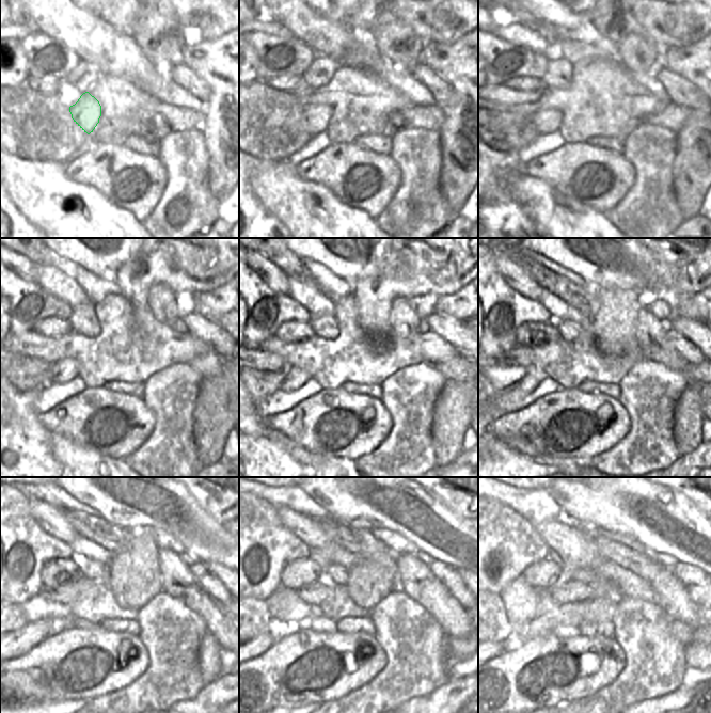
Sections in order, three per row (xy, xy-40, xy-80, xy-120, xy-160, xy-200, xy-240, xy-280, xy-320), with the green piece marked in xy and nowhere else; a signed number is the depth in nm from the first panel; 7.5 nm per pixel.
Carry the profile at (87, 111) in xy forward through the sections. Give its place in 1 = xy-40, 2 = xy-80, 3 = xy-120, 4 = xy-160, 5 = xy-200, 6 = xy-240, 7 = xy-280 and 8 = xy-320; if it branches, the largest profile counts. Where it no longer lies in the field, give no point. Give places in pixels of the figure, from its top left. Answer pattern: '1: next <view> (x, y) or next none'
1: next xy-40 (316, 117)
2: next xy-80 (547, 122)
3: next xy-120 (65, 369)
4: next xy-160 (295, 378)
5: next xy-200 (535, 376)
6: next xy-240 (40, 628)
7: next xy-280 (261, 648)
8: next xy-320 (500, 645)

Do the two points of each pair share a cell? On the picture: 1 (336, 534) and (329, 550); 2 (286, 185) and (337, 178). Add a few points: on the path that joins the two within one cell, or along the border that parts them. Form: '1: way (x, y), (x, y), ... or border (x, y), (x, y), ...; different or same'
1: border (332, 541), (354, 555); different
2: border (295, 167), (299, 176), (324, 185), (335, 195); different

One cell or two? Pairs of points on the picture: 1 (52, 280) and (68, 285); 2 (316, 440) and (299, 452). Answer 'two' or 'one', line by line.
1: one
2: two

